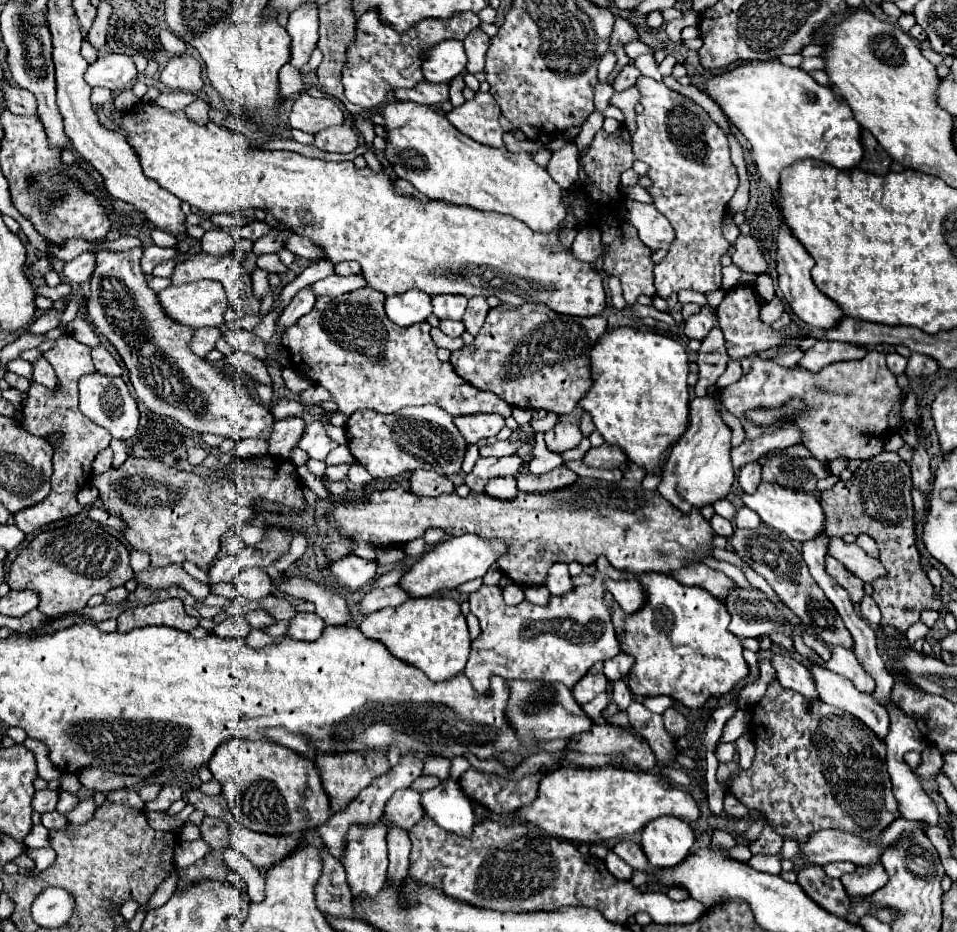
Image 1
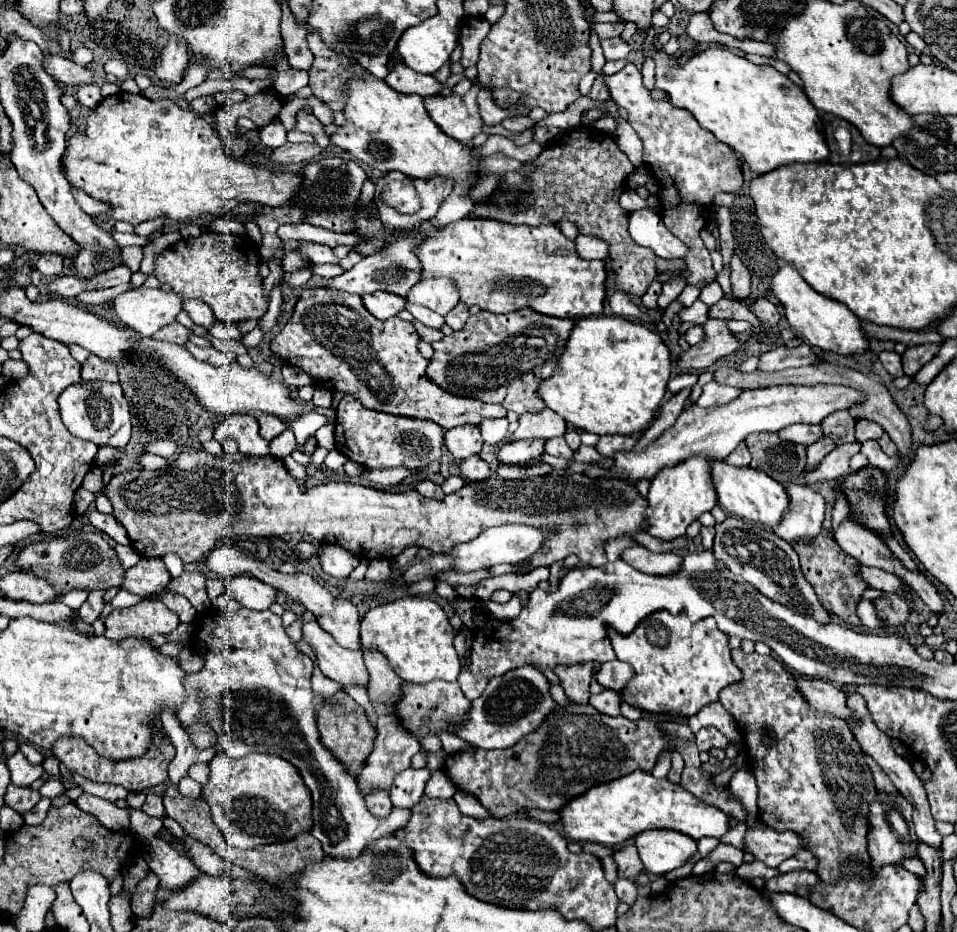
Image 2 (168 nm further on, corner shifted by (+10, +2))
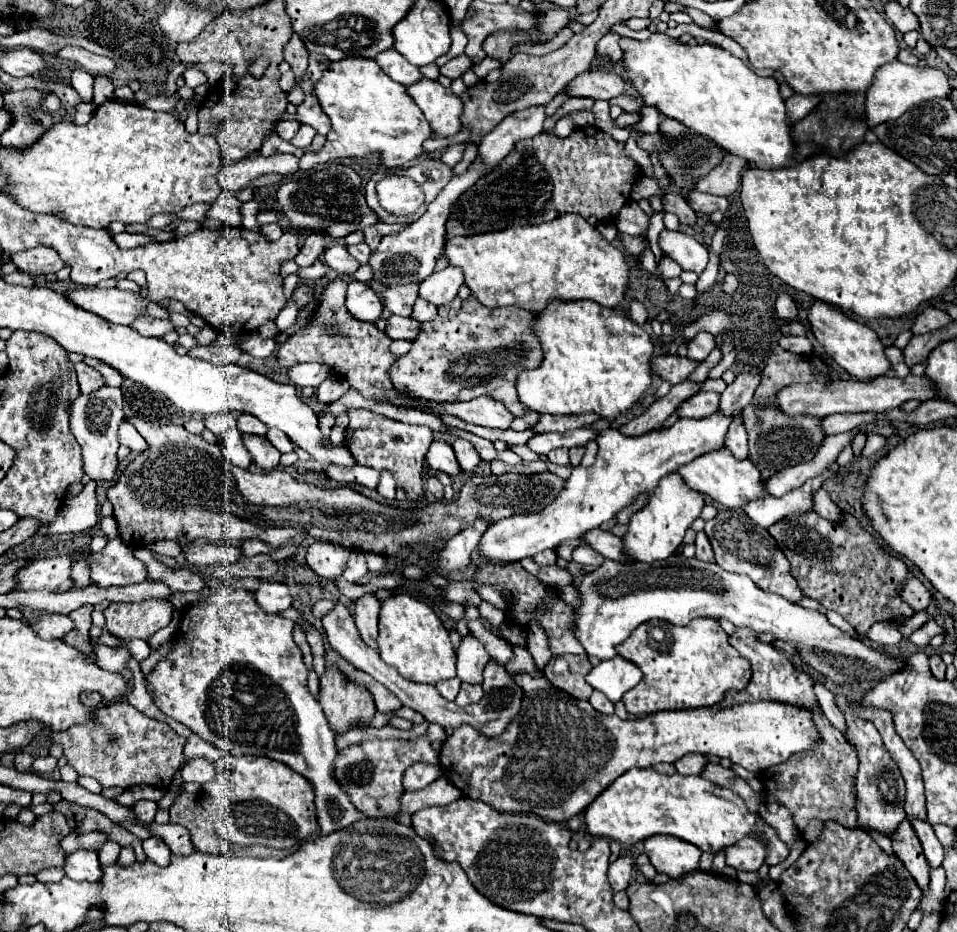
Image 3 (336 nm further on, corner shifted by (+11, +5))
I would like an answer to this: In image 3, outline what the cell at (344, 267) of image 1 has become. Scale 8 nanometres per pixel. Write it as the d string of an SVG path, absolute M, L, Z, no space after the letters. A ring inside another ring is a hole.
M361 242L361 244L355 244L355 246L347 246L347 252L349 252L359 264L367 264L369 254L371 254L371 248L369 248L365 242Z

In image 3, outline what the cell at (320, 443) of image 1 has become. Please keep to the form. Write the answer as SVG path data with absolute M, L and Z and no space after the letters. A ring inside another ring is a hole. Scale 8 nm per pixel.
M269 428L269 432L267 432L267 440L269 440L279 452L283 452L283 454L293 450L293 442L287 438L285 432L279 432L277 428Z

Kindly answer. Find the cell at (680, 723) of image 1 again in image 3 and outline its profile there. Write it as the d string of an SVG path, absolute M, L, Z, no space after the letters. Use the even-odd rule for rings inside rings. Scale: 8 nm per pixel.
M711 762L705 764L705 768L703 768L703 772L699 776L705 778L705 780L709 780L709 782L713 782L713 784L717 784L717 786L727 786L729 780L735 778L735 774L731 770L723 768L719 764L711 764Z

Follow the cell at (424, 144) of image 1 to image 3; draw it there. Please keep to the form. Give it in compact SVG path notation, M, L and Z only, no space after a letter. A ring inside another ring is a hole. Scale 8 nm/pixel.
M347 58L331 62L329 72L317 82L315 92L323 112L331 118L331 130L327 134L327 144L319 152L303 156L303 168L345 156L365 158L371 154L377 154L379 162L387 168L399 168L425 154L423 144L433 132L423 112L411 100L407 88L385 76L375 60Z

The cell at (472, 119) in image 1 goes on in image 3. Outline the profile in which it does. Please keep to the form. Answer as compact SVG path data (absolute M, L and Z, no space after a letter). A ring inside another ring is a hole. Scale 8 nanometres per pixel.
M423 78L407 88L409 96L425 114L433 132L439 136L455 136L461 130L463 100L453 90L443 88L439 82Z

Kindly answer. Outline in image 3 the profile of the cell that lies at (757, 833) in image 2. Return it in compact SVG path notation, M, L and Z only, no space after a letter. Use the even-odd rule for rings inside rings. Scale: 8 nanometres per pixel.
M747 836L725 848L725 856L727 866L733 866L735 870L759 870L761 864L765 864L767 844L759 836Z

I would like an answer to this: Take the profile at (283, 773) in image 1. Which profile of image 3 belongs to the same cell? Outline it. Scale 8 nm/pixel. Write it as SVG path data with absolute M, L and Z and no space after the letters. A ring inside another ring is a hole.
M225 754L215 762L215 778L203 784L203 790L221 812L221 818L215 822L219 836L245 848L253 844L293 848L319 830L311 784L277 760Z

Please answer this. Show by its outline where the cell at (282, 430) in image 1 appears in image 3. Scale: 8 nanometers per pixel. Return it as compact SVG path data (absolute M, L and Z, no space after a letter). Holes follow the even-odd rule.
M241 414L237 418L237 428L243 434L257 434L257 436L265 436L267 434L267 426L259 418L255 418L251 414Z

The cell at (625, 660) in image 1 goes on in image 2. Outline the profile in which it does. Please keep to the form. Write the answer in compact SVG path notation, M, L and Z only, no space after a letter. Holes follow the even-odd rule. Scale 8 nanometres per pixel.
M618 659L608 661L608 663L602 663L602 667L596 673L598 683L604 689L612 689L616 693L620 693L628 685L628 681L632 677L634 677L634 669L628 663L622 663Z

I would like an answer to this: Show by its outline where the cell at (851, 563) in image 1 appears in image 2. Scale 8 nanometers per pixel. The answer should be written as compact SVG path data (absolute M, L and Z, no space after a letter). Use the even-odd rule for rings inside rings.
M860 567L860 575L870 583L870 587L880 589L884 593L892 593L892 595L902 595L910 607L914 607L914 599L912 599L912 591L908 585L904 585L896 575L880 571L876 567Z

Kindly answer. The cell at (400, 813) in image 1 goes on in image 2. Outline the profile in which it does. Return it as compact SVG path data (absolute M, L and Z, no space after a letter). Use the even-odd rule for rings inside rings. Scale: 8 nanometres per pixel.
M406 769L400 775L396 775L392 787L390 787L390 799L394 807L408 807L412 809L420 797L424 795L426 781L430 779L428 769Z

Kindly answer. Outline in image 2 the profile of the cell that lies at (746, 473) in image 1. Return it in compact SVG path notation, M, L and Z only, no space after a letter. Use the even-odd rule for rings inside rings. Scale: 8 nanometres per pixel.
M740 443L740 447L736 447L736 449L726 457L726 463L732 463L732 465L736 465L736 467L750 465L750 453L748 453L746 443Z

